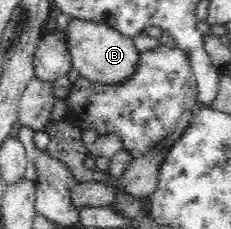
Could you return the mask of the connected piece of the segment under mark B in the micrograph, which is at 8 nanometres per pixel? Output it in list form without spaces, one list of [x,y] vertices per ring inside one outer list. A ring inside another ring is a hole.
[[[74,18],[65,29],[65,40],[73,68],[80,76],[93,82],[105,85],[126,83],[126,79],[138,67],[141,52],[137,50],[133,38],[122,35],[113,27],[103,23]]]

